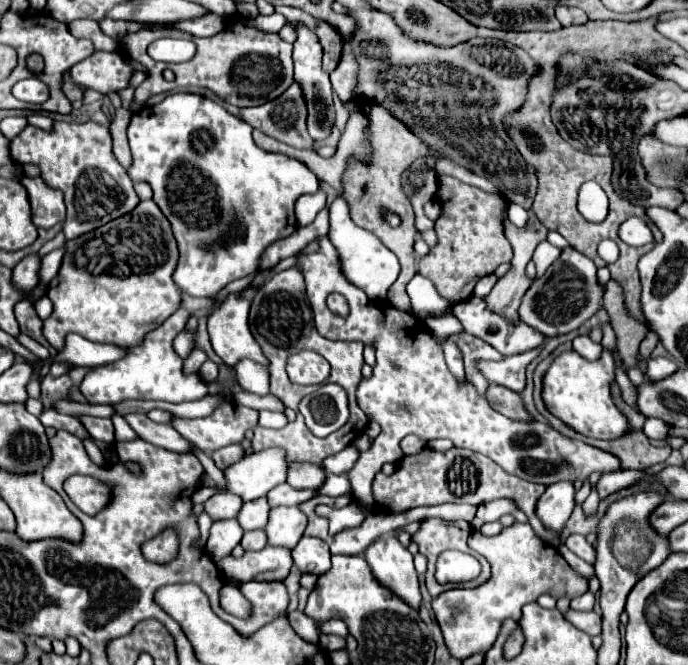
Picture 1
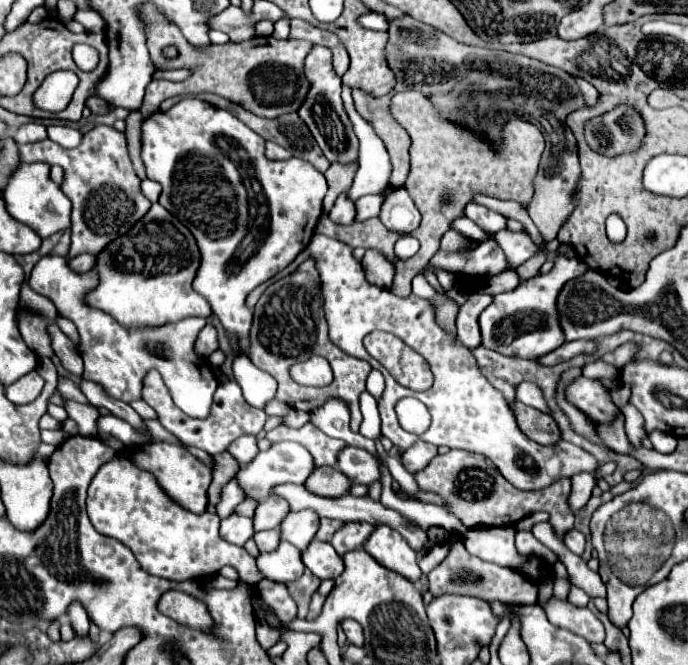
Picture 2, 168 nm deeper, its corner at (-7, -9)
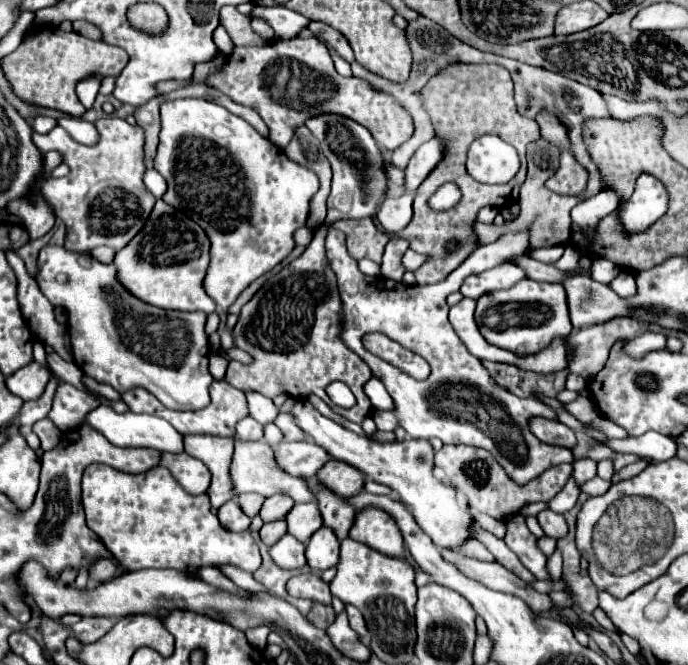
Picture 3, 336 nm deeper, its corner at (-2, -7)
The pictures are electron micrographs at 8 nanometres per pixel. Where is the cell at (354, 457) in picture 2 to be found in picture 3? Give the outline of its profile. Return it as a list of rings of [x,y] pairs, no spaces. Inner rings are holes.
[[[295,401],[295,405],[289,411],[297,425],[303,429],[305,435],[309,435],[317,445],[321,445],[331,457],[345,461],[359,471],[363,471],[369,479],[383,483],[397,491],[401,495],[401,501],[411,507],[411,513],[417,521],[417,525],[433,539],[437,547],[447,547],[447,549],[457,549],[461,543],[473,539],[473,515],[469,513],[467,507],[461,507],[457,503],[457,493],[445,493],[445,485],[433,475],[433,447],[425,439],[405,439],[405,441],[373,441],[367,437],[361,437],[343,425],[335,423],[333,419],[323,417],[309,401]]]

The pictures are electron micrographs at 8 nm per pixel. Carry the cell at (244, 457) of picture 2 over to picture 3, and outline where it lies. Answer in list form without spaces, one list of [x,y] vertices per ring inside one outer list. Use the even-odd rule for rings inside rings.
[[[247,415],[245,419],[241,419],[241,423],[237,423],[237,435],[235,435],[235,439],[261,441],[263,439],[263,425],[259,421],[255,421],[251,415]]]

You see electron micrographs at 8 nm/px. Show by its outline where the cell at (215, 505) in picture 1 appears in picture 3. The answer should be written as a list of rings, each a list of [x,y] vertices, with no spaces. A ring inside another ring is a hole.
[[[245,493],[245,495],[239,495],[237,497],[237,503],[241,505],[243,513],[249,515],[249,517],[255,517],[263,505],[265,497],[263,495],[253,495],[253,493]]]

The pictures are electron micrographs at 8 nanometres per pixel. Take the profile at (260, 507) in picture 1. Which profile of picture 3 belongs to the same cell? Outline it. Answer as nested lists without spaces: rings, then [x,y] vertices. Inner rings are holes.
[[[273,495],[273,497],[267,497],[263,507],[261,507],[261,519],[267,523],[267,521],[277,521],[277,519],[283,519],[291,509],[293,509],[295,501],[289,499],[289,495]]]

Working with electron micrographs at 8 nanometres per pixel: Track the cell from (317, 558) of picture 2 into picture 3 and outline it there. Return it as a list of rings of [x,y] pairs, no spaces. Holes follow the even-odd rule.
[[[321,527],[307,545],[307,563],[313,571],[325,571],[339,563],[339,539],[331,527]]]

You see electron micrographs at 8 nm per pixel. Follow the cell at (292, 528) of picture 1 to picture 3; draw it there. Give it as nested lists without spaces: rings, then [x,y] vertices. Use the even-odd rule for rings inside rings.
[[[297,503],[285,517],[289,525],[289,533],[295,535],[299,541],[307,543],[309,537],[323,527],[323,519],[319,513],[317,503]]]

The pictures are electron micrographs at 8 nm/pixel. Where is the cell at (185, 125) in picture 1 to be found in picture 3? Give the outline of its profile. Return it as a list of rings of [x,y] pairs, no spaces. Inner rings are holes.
[[[173,99],[161,103],[161,133],[155,169],[167,179],[163,201],[185,211],[211,239],[211,265],[205,277],[205,291],[217,303],[217,311],[227,313],[249,283],[271,271],[293,251],[293,231],[305,225],[309,201],[315,195],[319,181],[309,169],[297,163],[295,167],[291,165],[293,163],[283,149],[261,137],[247,121],[221,105],[205,99]]]

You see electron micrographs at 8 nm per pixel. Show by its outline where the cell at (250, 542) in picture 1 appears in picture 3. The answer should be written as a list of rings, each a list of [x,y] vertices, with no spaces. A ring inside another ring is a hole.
[[[281,519],[281,521],[271,521],[271,523],[263,523],[259,535],[263,539],[265,545],[275,545],[283,535],[287,533],[287,523]]]

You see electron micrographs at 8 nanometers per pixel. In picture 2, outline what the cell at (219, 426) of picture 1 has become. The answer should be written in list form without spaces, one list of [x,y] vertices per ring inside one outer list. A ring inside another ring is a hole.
[[[150,371],[146,375],[144,381],[144,389],[142,389],[142,399],[158,413],[160,423],[174,433],[184,445],[188,447],[198,447],[204,449],[210,455],[220,455],[228,449],[228,445],[232,441],[236,441],[242,435],[258,435],[266,423],[266,413],[262,409],[256,409],[252,405],[246,403],[242,389],[238,383],[228,381],[228,383],[220,383],[216,393],[214,393],[214,403],[212,403],[212,411],[206,419],[192,419],[186,417],[182,411],[178,411],[178,407],[172,403],[170,393],[166,389],[166,385],[162,383],[162,377],[158,371]]]

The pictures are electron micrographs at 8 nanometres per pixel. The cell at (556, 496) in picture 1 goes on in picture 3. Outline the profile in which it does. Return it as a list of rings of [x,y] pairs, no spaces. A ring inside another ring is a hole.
[[[585,457],[585,459],[579,459],[579,461],[573,463],[573,477],[577,479],[579,485],[593,479],[595,475],[597,475],[597,463],[593,459]]]

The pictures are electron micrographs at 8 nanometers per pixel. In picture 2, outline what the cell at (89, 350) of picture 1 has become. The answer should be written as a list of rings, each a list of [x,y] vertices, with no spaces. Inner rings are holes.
[[[58,315],[58,317],[55,319],[55,323],[60,327],[60,329],[62,329],[62,332],[67,335],[78,348],[80,345],[80,338],[74,323],[60,315]]]

